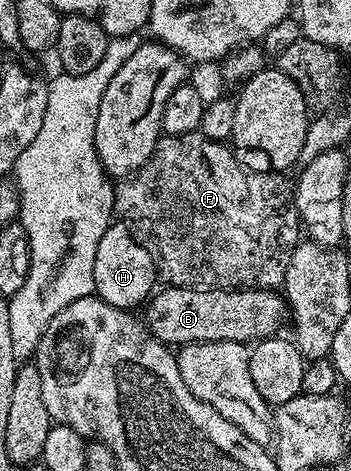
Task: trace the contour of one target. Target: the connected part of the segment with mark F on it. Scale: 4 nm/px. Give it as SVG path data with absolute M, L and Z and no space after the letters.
M191 132L190 134L182 134L181 136L165 136L161 135L160 141L156 144L156 152L153 156L149 158L149 160L144 163L144 165L137 170L137 172L133 172L131 176L121 179L119 183L115 185L114 191L116 193L116 197L114 198L114 212L115 215L118 214L120 216L119 219L121 221L127 222L132 229L132 236L135 240L141 244L141 246L148 251L150 254L150 258L154 262L154 266L156 267L157 277L165 285L174 287L174 288L239 288L241 290L246 288L267 288L269 290L276 290L281 287L284 283L284 279L286 278L286 266L290 266L290 254L294 254L294 250L296 249L296 245L301 243L302 240L302 223L300 219L300 215L296 210L296 201L294 199L294 184L290 179L287 180L287 175L281 174L276 170L267 170L268 172L247 172L246 169L243 168L242 165L236 161L237 153L233 151L231 147L225 146L219 140L208 140L207 137L201 135L200 132Z

